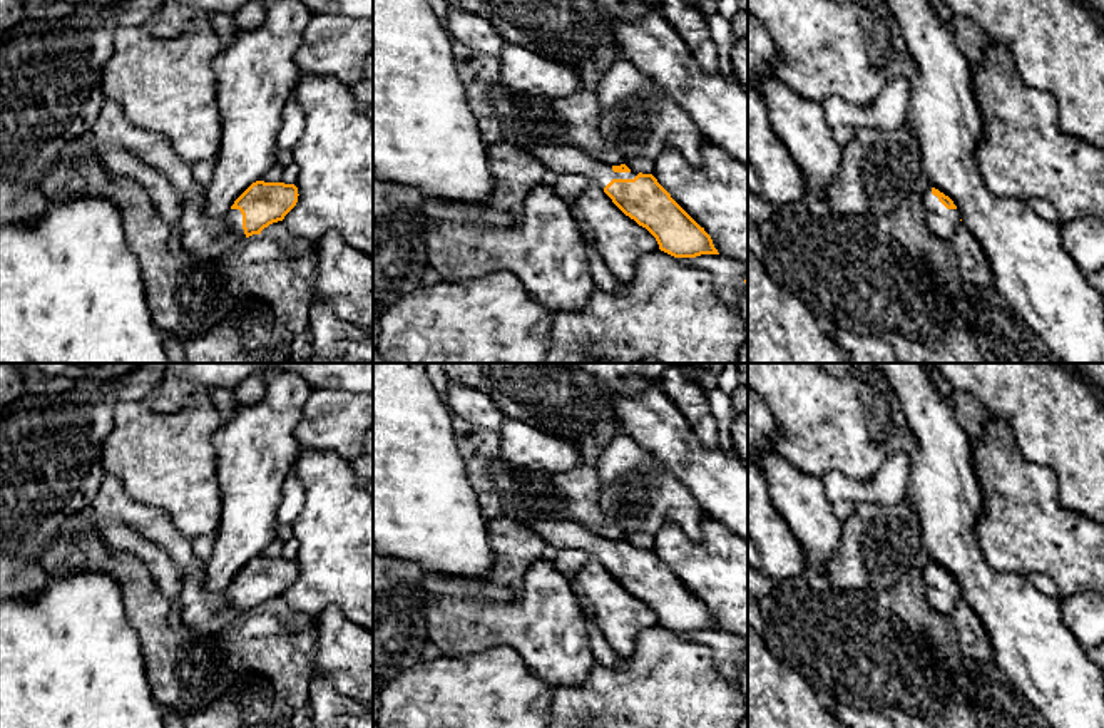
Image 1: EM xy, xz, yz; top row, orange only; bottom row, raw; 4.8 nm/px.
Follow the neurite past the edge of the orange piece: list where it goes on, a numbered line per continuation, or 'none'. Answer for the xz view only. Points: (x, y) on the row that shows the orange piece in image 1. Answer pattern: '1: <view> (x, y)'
1: xz (559, 159)

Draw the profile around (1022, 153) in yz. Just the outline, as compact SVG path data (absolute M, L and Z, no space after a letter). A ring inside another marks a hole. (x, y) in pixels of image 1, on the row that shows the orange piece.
M990 40L984 59L972 64L972 79L984 129L975 162L987 189L1000 196L1045 199L1062 223L1081 218L1104 223L1104 151L1059 129L1055 99L1024 85L999 44Z

